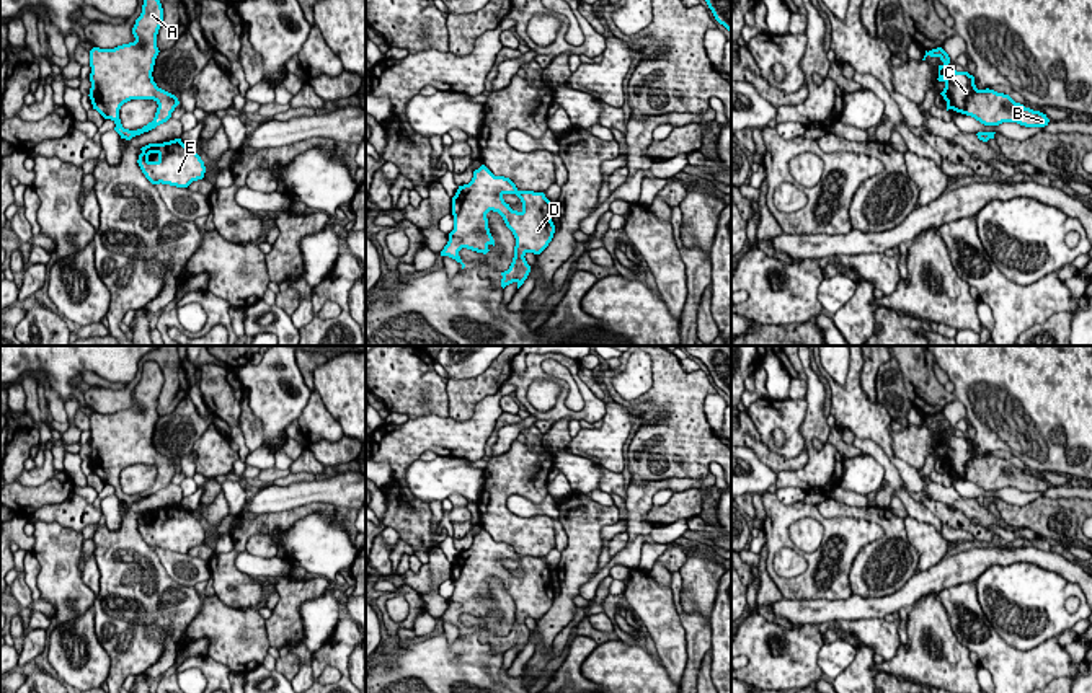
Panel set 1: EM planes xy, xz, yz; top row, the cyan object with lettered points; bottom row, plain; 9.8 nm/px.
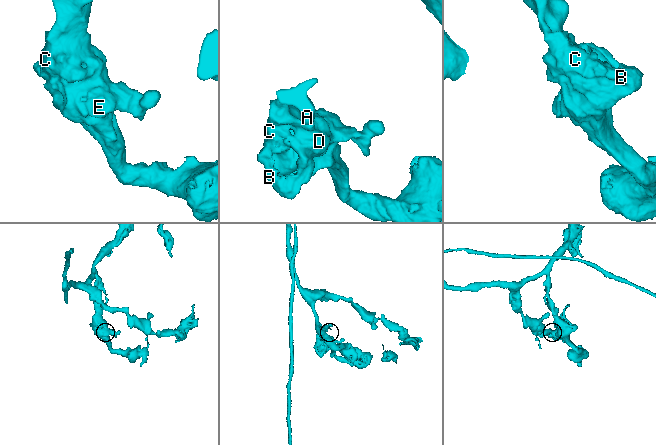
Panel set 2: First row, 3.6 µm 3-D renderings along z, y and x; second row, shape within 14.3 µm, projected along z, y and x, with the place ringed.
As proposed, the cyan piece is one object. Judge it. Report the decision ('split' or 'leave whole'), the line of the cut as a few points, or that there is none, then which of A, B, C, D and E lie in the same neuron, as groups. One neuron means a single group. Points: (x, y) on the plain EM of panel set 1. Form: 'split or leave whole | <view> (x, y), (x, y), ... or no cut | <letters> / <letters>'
leave whole | no cut | A B C D E

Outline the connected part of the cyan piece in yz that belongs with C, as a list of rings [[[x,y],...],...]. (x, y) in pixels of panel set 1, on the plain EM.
[[[942,413],[926,416],[922,426],[927,421],[939,422],[943,427],[939,430],[937,445],[945,448],[940,460],[947,466],[947,476],[953,475],[971,481],[984,491],[999,491],[1002,488],[1017,488],[1025,492],[1048,491],[1050,484],[1046,479],[1015,468],[1009,460],[989,453],[978,455],[974,442],[968,437],[957,437],[953,432],[942,440],[940,435],[950,429],[950,422]]]

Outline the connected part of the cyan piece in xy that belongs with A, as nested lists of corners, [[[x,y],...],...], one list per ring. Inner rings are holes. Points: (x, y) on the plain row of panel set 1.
[[[157,362],[144,364],[142,378],[135,385],[134,408],[114,414],[90,416],[90,465],[104,484],[111,484],[121,504],[131,505],[166,488],[180,470],[178,463],[153,447],[152,437],[158,421],[157,399],[163,386],[163,373]],[[131,465],[153,465],[158,473],[152,488],[137,496],[124,494],[119,475]]]

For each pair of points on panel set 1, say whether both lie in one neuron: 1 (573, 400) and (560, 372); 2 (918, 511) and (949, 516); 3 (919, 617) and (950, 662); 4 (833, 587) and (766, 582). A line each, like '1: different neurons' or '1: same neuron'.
1: same neuron
2: different neurons
3: same neuron
4: different neurons

